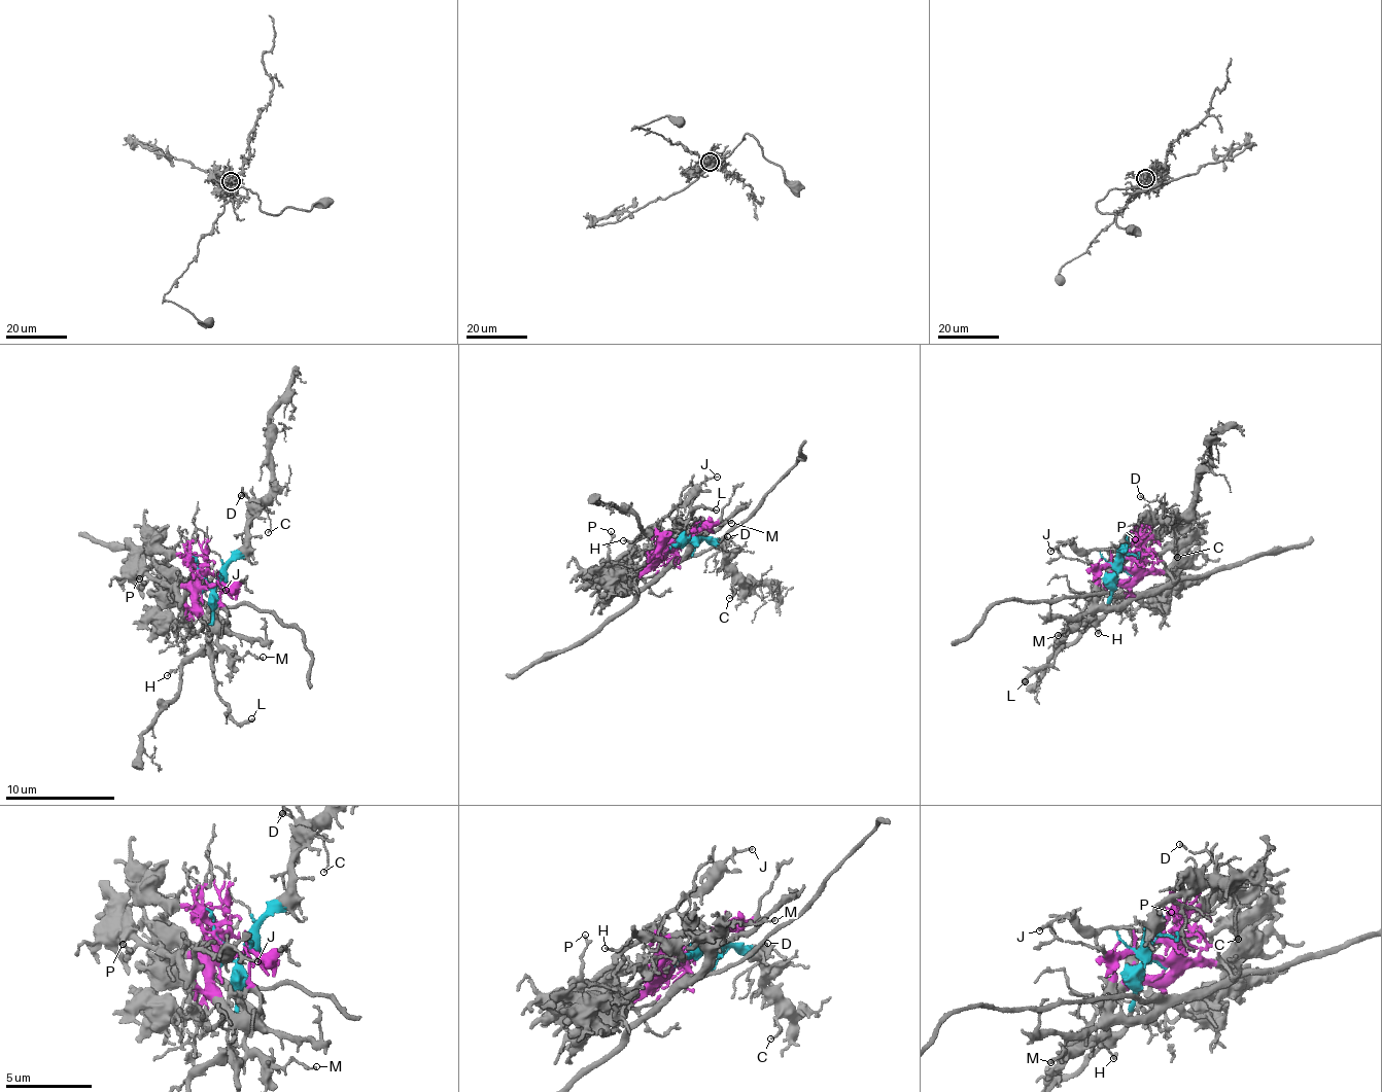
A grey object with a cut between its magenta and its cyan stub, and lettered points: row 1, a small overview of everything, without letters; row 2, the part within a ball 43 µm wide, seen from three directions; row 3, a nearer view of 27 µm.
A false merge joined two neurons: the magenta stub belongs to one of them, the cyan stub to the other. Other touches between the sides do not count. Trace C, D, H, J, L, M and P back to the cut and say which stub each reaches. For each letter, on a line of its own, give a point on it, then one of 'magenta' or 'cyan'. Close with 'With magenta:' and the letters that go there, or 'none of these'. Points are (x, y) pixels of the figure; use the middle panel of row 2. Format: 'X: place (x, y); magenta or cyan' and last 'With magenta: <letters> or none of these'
C: place (729, 598); cyan
D: place (727, 536); cyan
H: place (623, 540); cyan
J: place (717, 477); magenta
L: place (716, 509); magenta
M: place (731, 523); magenta
P: place (611, 531); magenta
With magenta: J, L, M, P

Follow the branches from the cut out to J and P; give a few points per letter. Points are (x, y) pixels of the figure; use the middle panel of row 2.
J: (677, 541), (667, 553), (660, 549), (656, 528), (701, 484), (717, 476)
P: (677, 541), (667, 553), (649, 532), (613, 560), (610, 530)

